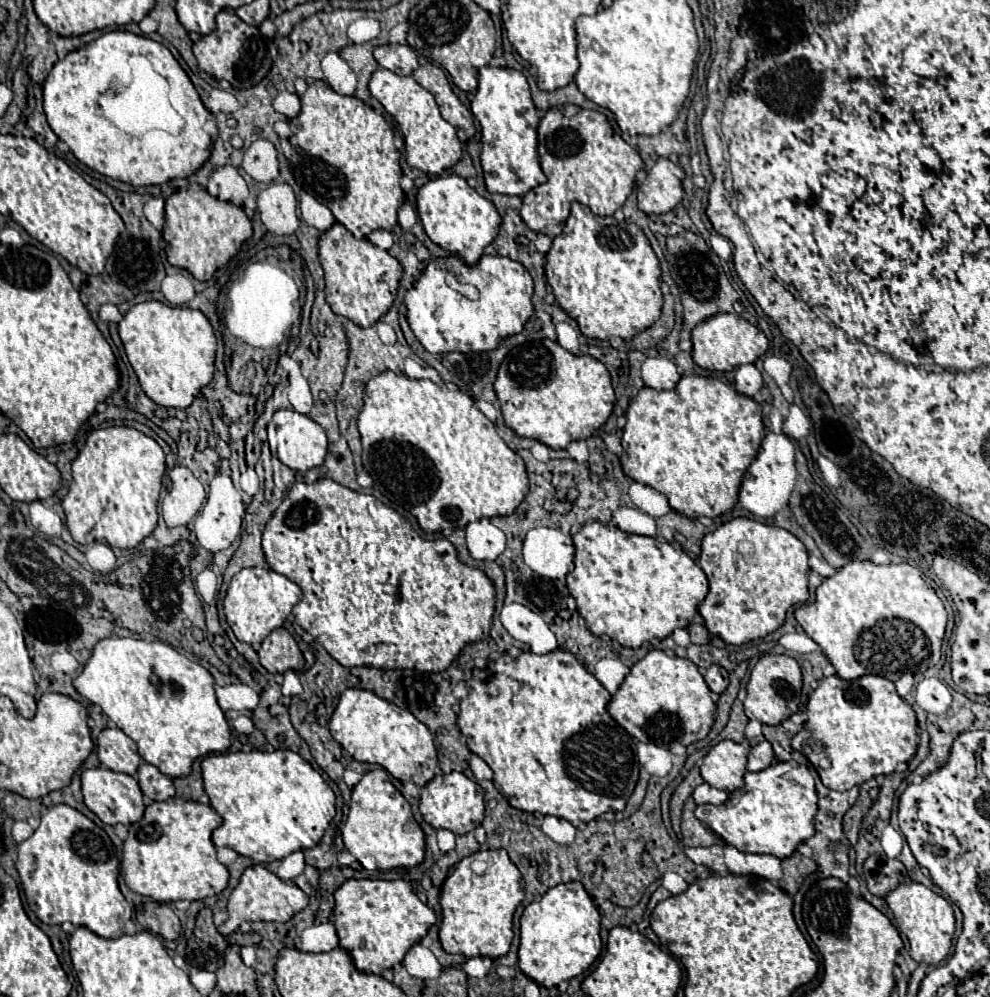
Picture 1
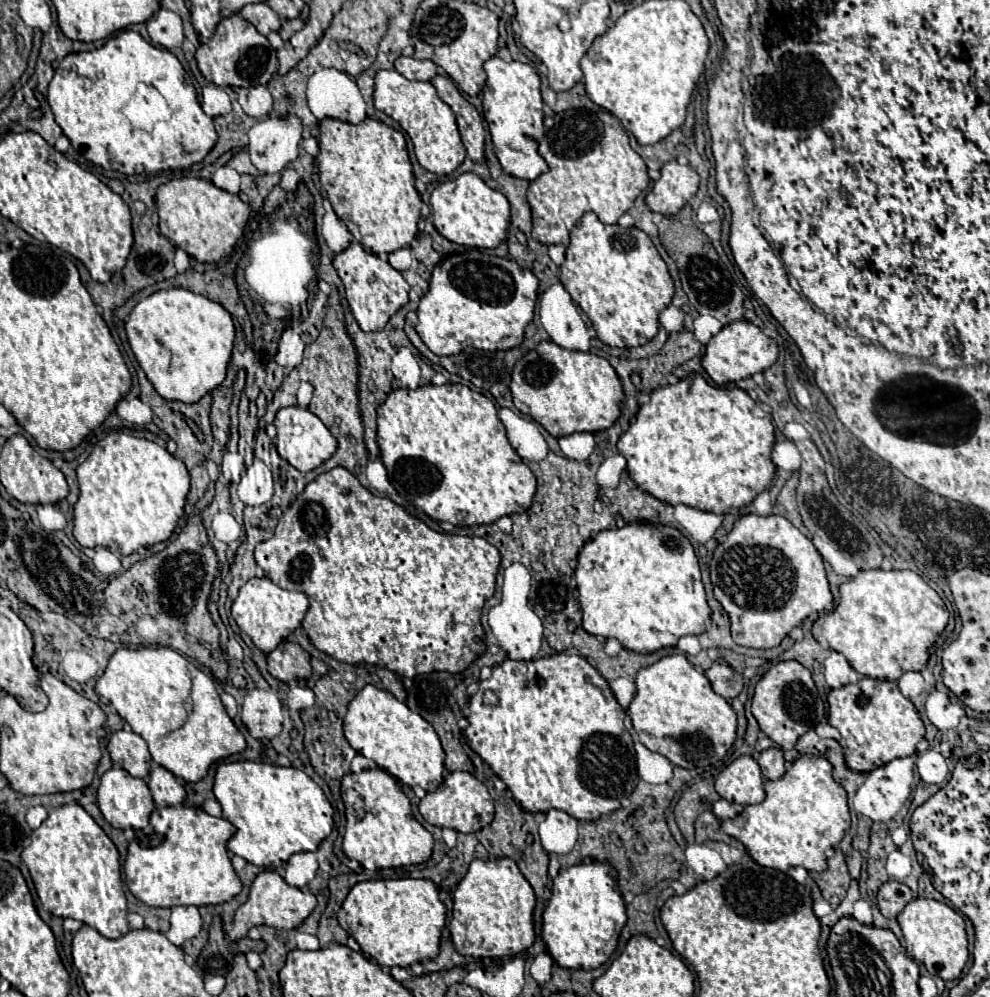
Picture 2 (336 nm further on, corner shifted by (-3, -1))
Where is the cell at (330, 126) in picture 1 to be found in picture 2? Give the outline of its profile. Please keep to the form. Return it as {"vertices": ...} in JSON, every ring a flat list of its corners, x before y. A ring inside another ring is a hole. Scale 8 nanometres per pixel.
{"vertices":[[370,117,358,125,340,119,322,119,318,131,320,155,316,157,316,167,320,185,354,239,376,255,408,247,418,233,416,223,422,199,414,187,414,173,402,133]]}

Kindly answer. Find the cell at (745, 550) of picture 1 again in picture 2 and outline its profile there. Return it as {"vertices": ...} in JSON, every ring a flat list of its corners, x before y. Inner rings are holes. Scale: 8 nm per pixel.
{"vertices":[[780,515,740,517,726,541,714,549,710,579,716,601,730,617,732,639,742,647,770,649,808,615,834,607,822,555,806,535]]}

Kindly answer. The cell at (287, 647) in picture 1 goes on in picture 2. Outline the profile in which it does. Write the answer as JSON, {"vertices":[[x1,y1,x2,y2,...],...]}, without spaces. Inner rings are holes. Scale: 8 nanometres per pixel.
{"vertices":[[280,641,278,647,268,653,268,673,280,681,308,679,312,675,310,655,292,641]]}

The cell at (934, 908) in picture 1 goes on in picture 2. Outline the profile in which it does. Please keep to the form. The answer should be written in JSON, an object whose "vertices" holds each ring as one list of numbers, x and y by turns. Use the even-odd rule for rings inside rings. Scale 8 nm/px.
{"vertices":[[914,897,896,919,906,939,906,951,914,961,924,963,930,975,938,975,944,981,954,981,960,977,968,961,968,939,960,913,936,899]]}

